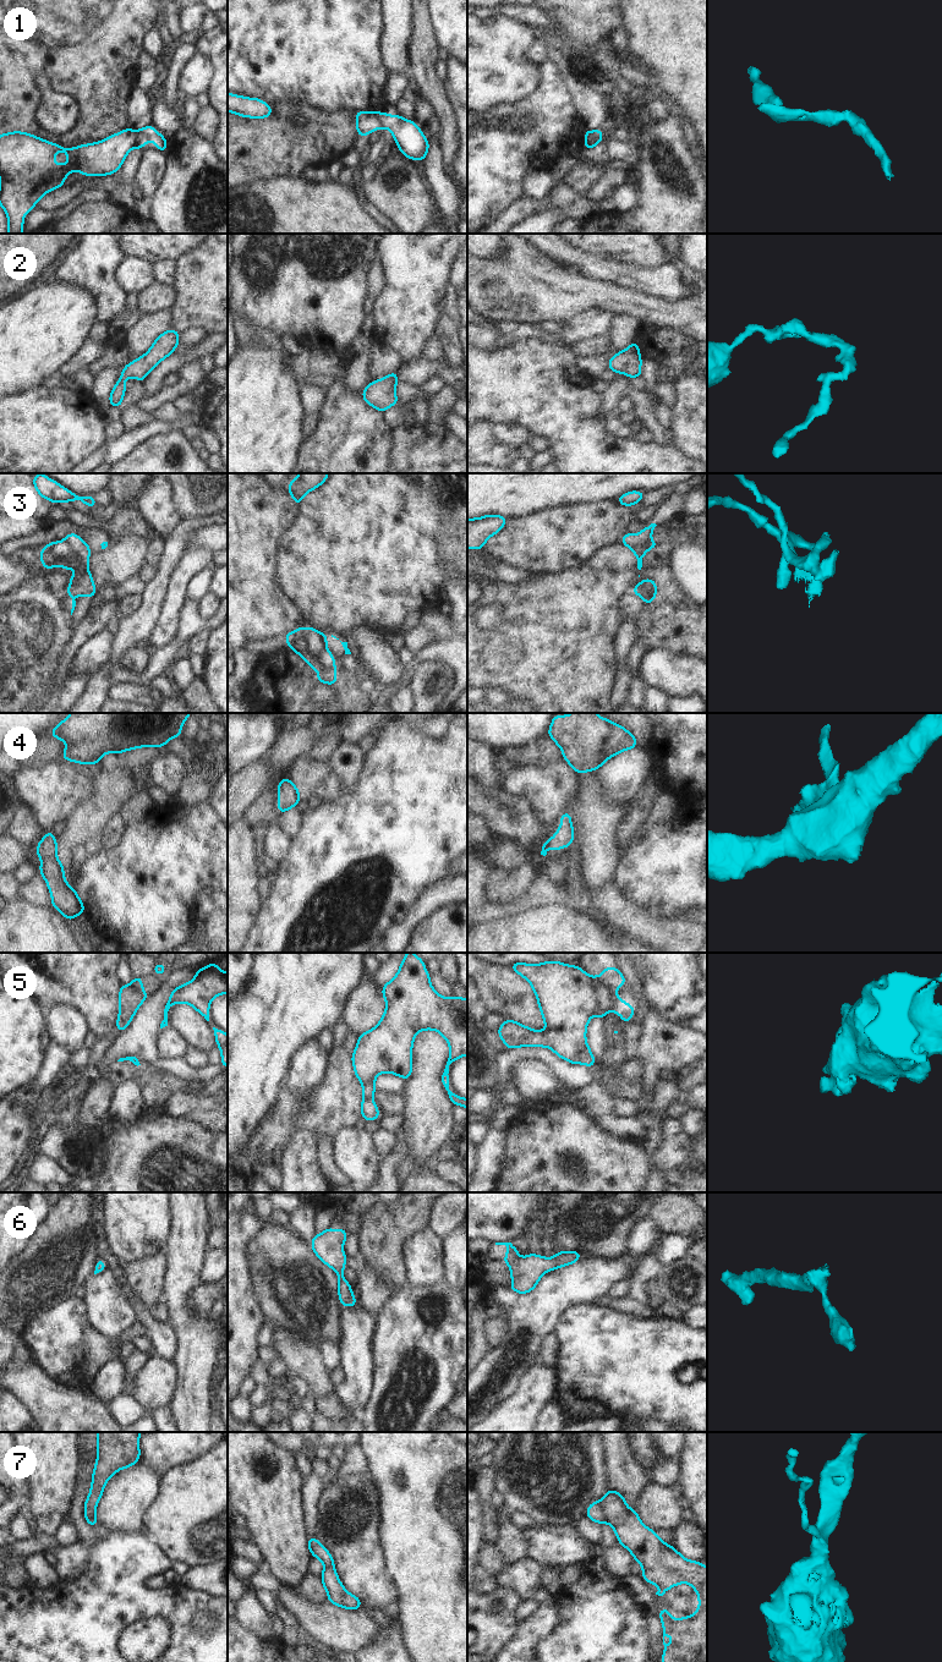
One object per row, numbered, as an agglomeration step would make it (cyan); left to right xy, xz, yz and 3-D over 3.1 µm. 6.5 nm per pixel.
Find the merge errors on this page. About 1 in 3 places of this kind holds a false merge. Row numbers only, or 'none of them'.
1, 5

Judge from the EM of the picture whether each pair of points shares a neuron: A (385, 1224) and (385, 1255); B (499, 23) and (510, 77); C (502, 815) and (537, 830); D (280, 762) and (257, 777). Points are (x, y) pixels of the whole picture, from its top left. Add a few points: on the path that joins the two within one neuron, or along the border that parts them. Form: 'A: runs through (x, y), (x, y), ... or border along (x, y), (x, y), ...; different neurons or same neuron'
A: runs through (385, 1232), (385, 1248); same neuron
B: runs through (499, 37), (499, 64); same neuron
C: runs through (510, 817), (514, 817), (529, 830); same neuron
D: runs through (274, 766), (263, 773); same neuron

